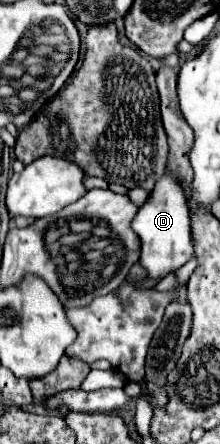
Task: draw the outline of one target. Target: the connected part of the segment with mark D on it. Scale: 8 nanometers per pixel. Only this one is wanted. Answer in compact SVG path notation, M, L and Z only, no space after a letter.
M164 173L164 177L154 185L148 203L140 207L136 219L132 221L132 229L142 239L140 265L144 267L148 279L162 279L192 259L194 251L190 239L188 203L182 185L178 185L178 179L172 173Z

